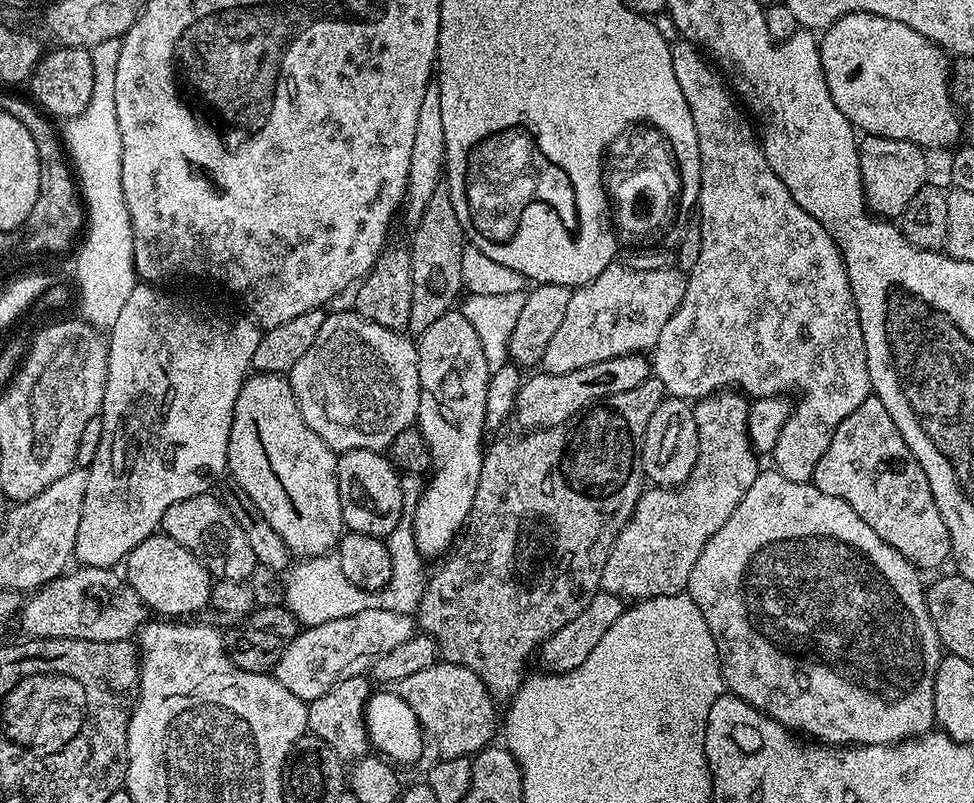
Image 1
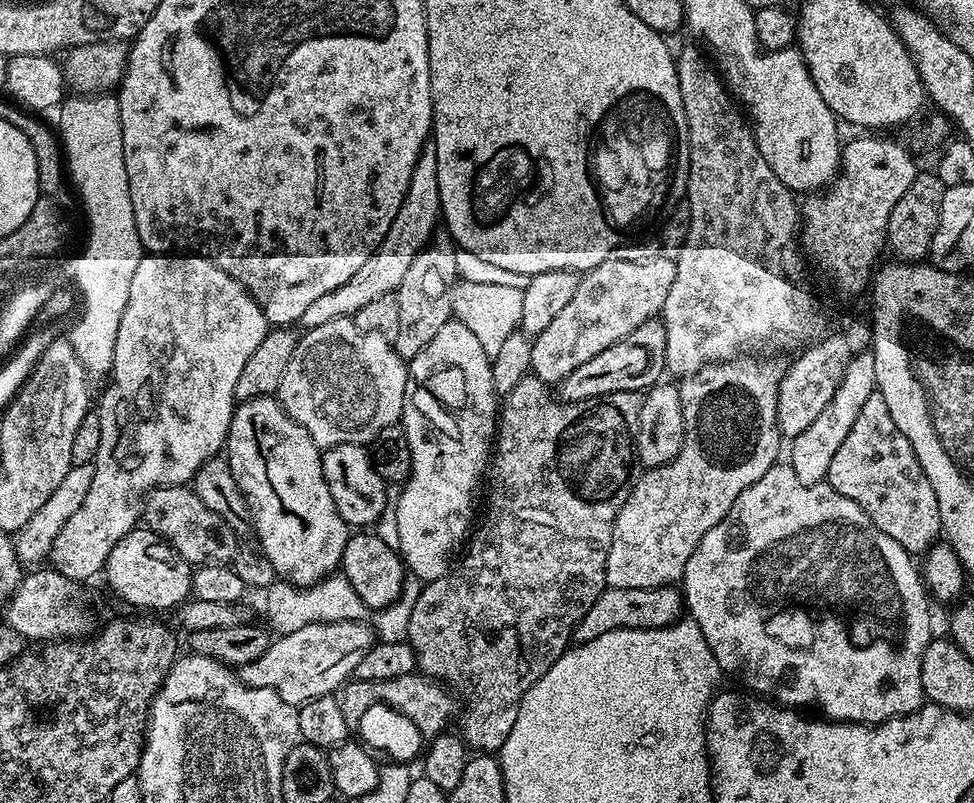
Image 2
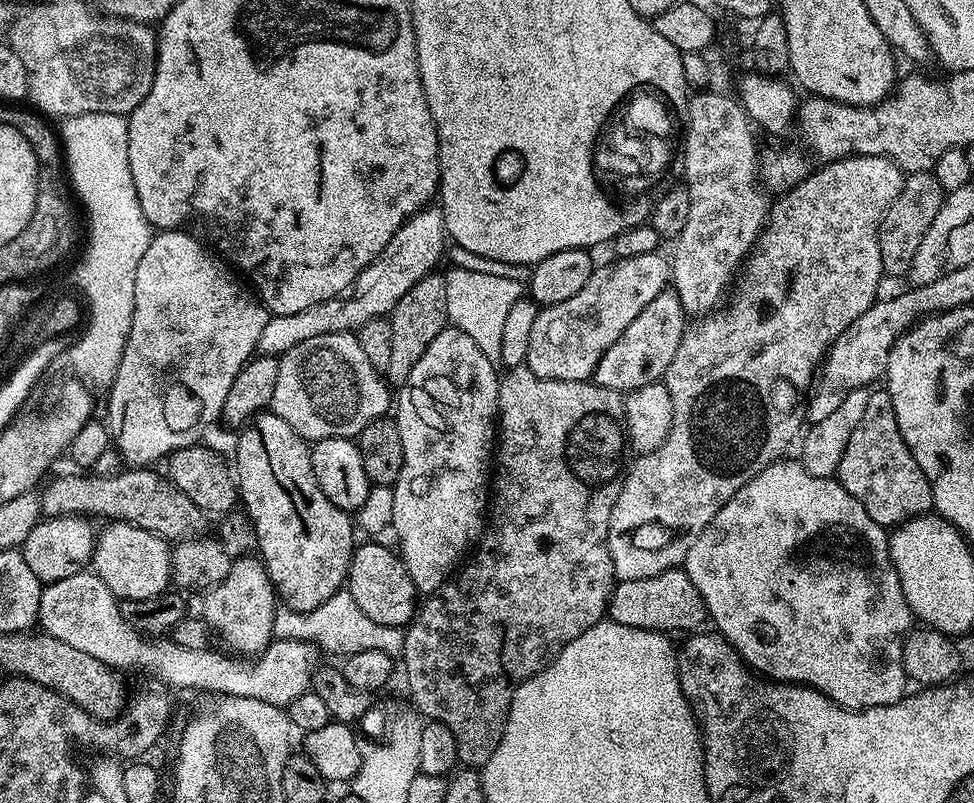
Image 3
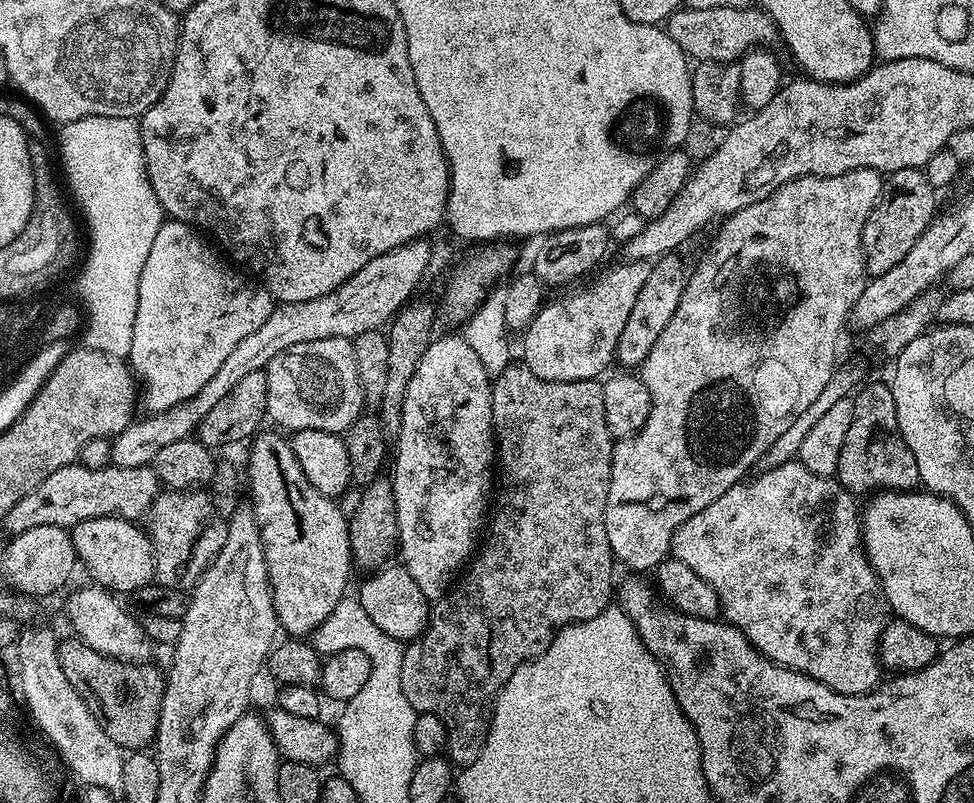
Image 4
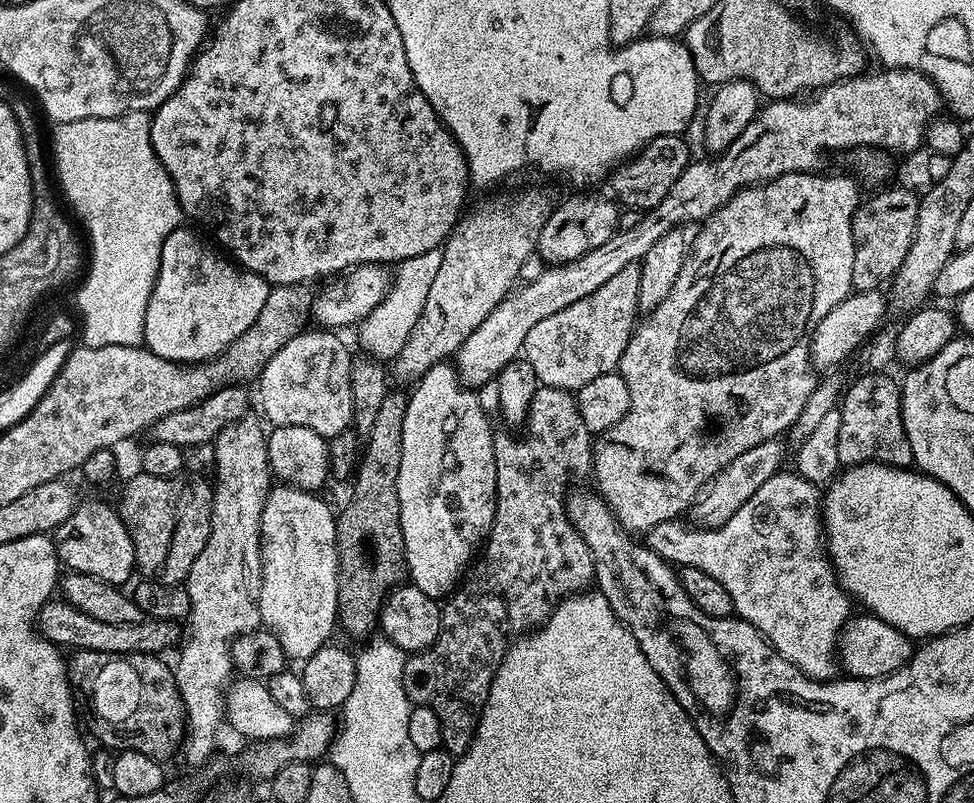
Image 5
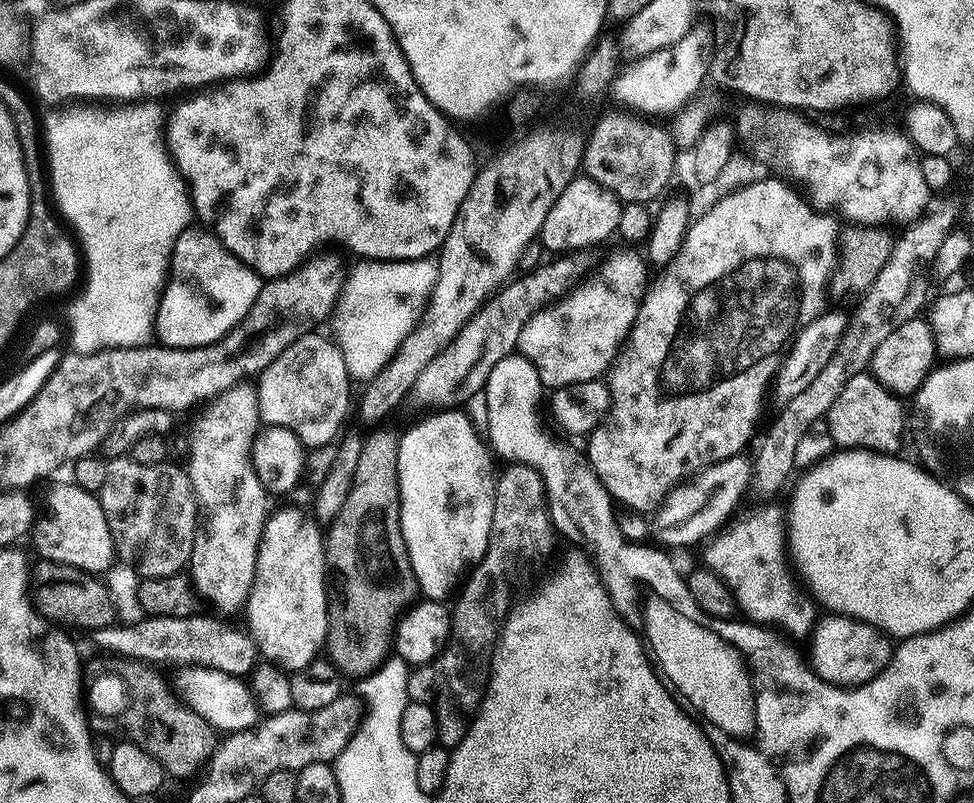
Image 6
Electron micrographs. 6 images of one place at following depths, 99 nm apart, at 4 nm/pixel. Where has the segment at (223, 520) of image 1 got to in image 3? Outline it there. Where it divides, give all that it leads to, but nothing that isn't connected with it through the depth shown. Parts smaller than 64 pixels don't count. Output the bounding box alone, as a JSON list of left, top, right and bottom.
[42,467,205,542]

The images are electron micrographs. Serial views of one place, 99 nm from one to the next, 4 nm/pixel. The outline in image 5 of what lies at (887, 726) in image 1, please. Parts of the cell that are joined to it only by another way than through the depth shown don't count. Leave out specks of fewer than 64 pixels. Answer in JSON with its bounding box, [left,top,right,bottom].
[646,470,854,682]

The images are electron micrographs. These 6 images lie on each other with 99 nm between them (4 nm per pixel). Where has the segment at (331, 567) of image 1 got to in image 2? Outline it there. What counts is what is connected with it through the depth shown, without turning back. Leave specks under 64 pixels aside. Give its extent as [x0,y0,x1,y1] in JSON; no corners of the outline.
[264,574,422,642]

